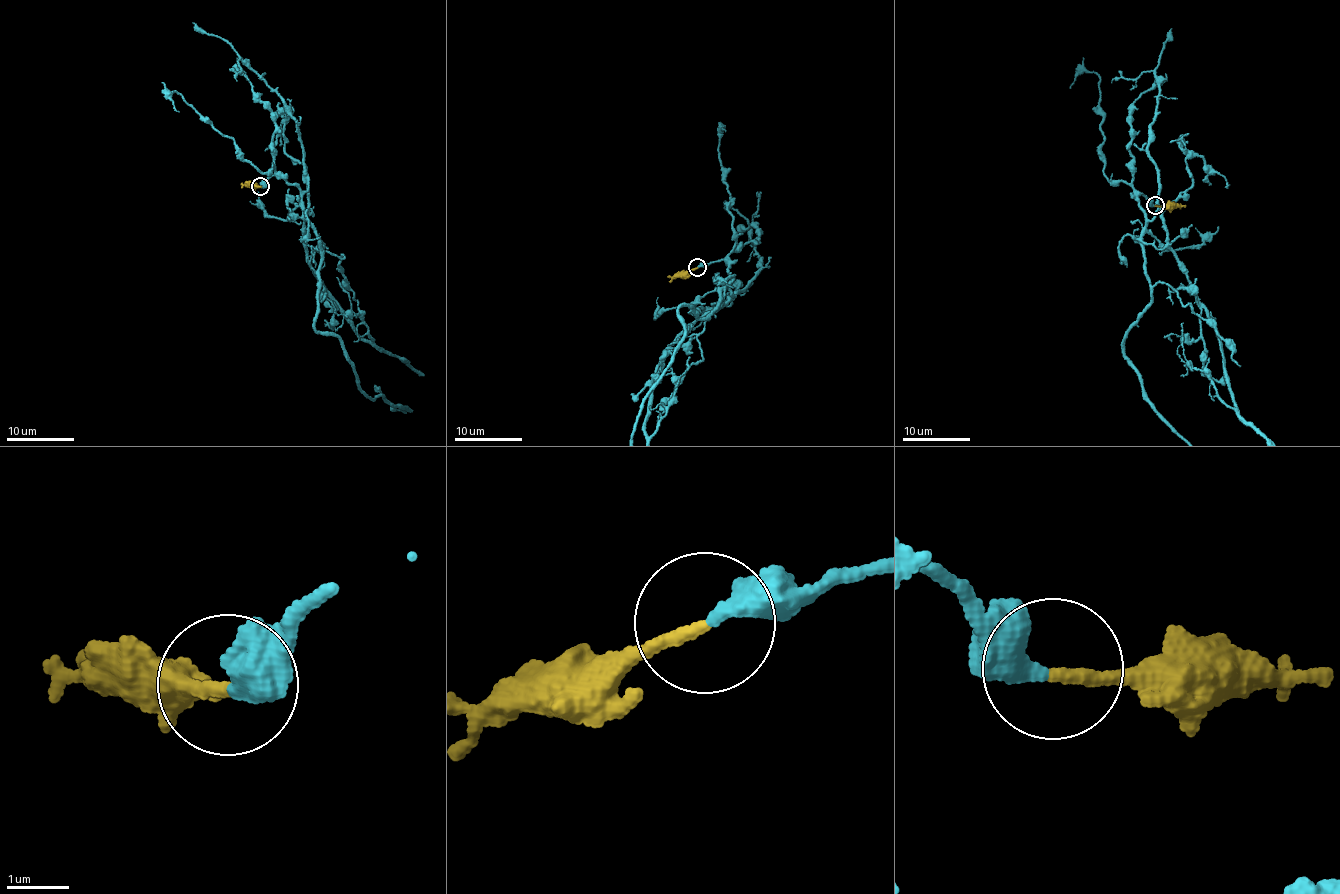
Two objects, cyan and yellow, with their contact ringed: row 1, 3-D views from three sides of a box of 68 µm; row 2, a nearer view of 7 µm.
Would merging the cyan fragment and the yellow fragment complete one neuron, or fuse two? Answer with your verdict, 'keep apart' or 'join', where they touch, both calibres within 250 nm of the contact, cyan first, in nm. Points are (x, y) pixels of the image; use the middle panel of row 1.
join | (697, 267) | 400/200 nm

